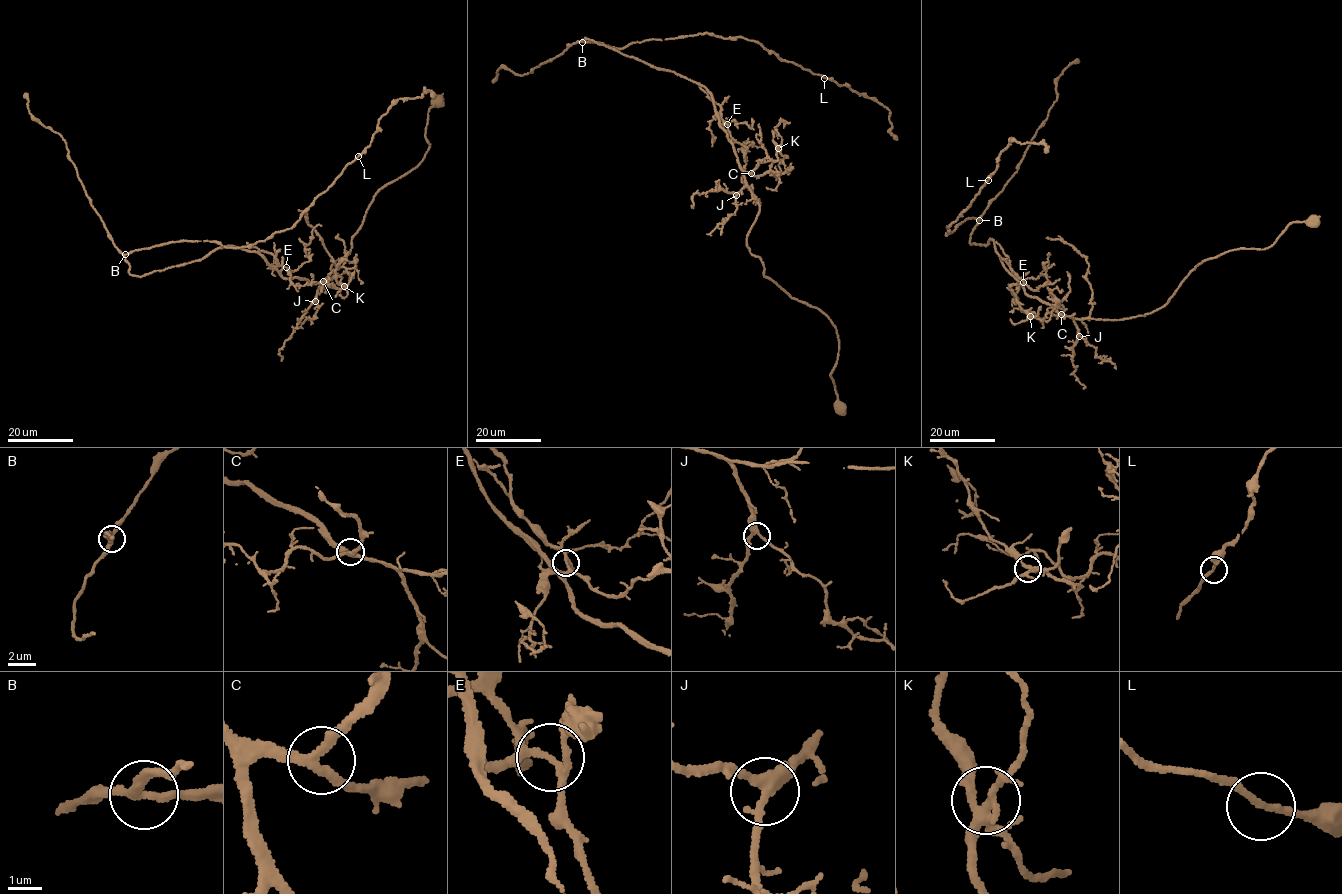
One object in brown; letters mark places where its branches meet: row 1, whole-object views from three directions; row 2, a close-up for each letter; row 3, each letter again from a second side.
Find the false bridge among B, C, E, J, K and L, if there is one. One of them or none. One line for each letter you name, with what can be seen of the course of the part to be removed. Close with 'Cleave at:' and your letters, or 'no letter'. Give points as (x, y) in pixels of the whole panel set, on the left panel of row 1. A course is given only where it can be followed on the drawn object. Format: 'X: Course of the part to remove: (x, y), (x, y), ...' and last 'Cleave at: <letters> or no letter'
Cleave at: no letter

